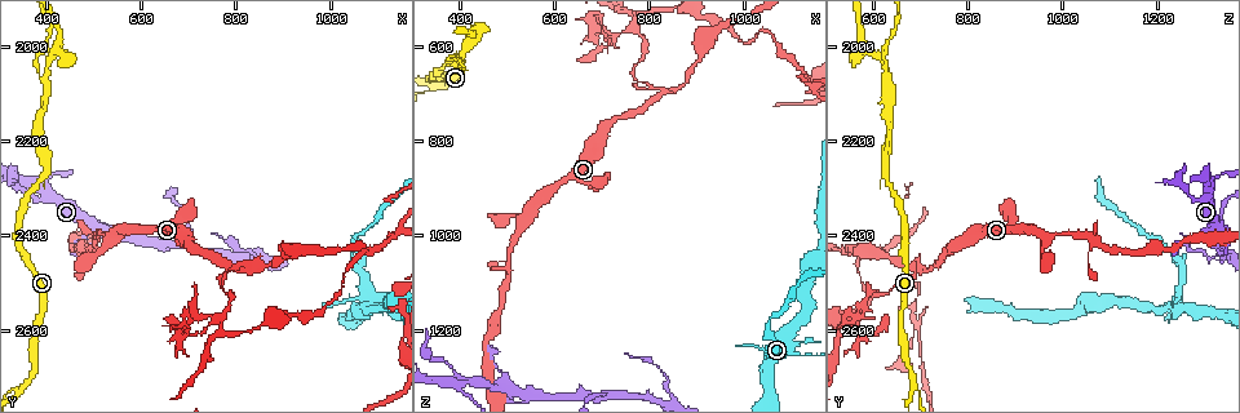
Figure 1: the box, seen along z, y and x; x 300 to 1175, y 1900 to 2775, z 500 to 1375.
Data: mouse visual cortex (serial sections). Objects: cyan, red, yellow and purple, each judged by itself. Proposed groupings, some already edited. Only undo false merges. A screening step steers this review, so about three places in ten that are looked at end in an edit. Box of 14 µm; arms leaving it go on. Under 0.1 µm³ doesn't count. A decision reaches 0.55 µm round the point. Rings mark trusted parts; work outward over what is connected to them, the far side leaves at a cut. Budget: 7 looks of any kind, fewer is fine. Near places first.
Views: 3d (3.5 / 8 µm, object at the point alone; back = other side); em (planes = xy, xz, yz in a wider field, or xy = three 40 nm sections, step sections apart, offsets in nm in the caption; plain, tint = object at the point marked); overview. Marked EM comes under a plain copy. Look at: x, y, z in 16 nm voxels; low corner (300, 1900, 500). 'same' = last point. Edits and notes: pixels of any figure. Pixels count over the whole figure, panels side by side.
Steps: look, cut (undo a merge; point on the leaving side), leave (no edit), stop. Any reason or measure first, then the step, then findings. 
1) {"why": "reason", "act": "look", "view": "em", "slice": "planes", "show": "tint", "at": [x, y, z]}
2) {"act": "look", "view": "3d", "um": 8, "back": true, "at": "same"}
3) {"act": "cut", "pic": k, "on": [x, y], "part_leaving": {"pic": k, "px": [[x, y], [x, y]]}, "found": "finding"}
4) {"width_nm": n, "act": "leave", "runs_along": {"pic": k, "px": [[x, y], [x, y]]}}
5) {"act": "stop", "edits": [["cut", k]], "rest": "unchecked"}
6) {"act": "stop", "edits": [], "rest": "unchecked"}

{"why": "looks like a crossing", "act": "look", "view": "3d", "um": 3.5, "at": [1085, 2525, 1250]}

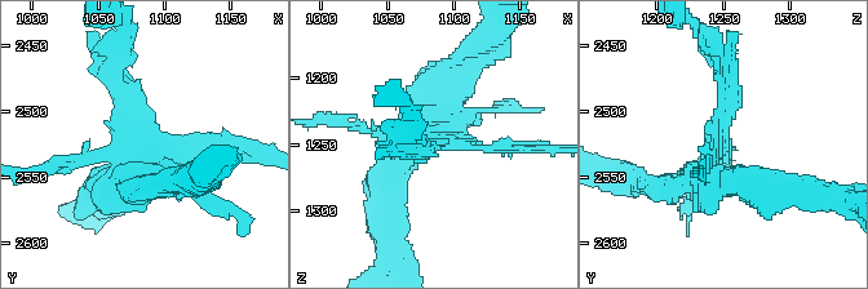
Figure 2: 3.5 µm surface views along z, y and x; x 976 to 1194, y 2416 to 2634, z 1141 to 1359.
{"act": "look", "view": "em", "slice": "planes", "show": "tint", "at": [1080, 2520, 1246]}

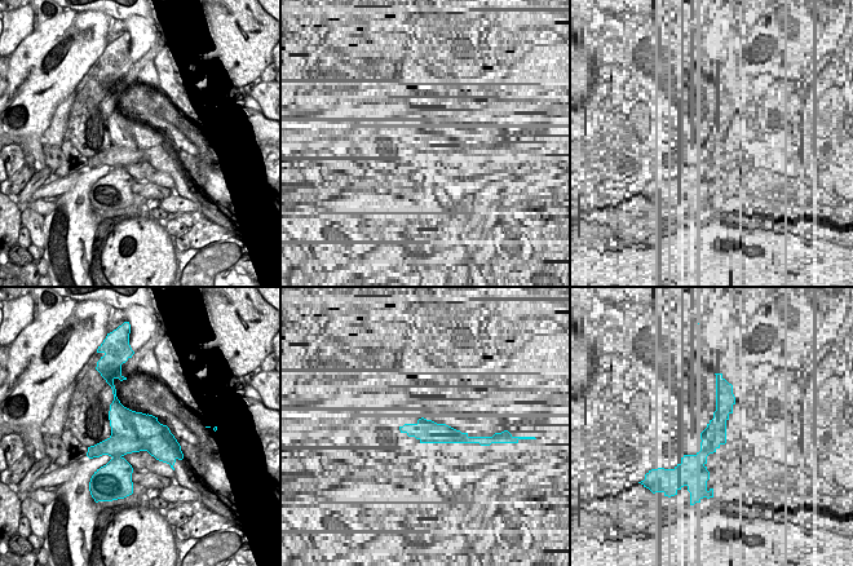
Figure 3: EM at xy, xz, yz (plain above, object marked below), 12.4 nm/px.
{"act": "leave", "runs_along": {"pic": 2, "px": [[718, 66], [718, 149], [665, 185]]}, "found": "continuous, no second cell"}

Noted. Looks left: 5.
{"why": "three-way junction", "act": "look", "view": "3d", "um": 8, "at": [825, 2470, 700]}

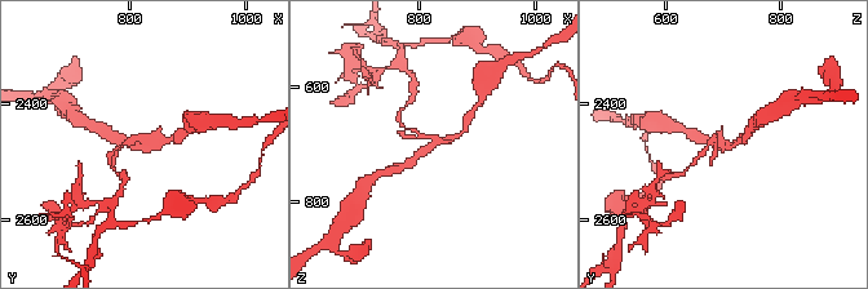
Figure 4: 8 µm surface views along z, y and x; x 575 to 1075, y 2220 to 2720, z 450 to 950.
{"act": "look", "view": "3d", "um": 3.5, "at": [830, 2465, 695]}

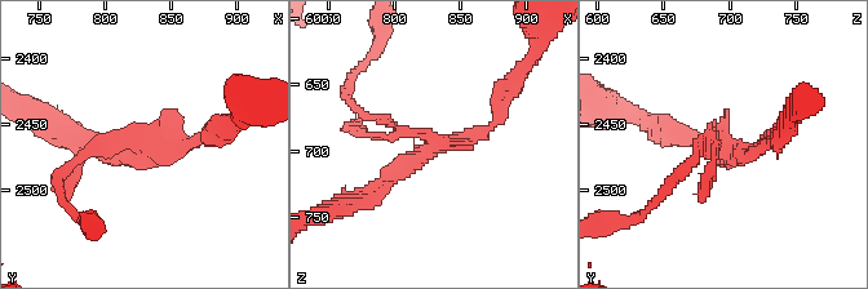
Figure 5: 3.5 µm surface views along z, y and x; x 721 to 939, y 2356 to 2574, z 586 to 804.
{"act": "look", "view": "em", "slice": "xy", "step": 1, "show": "tint", "at": [828, 2468, 696]}

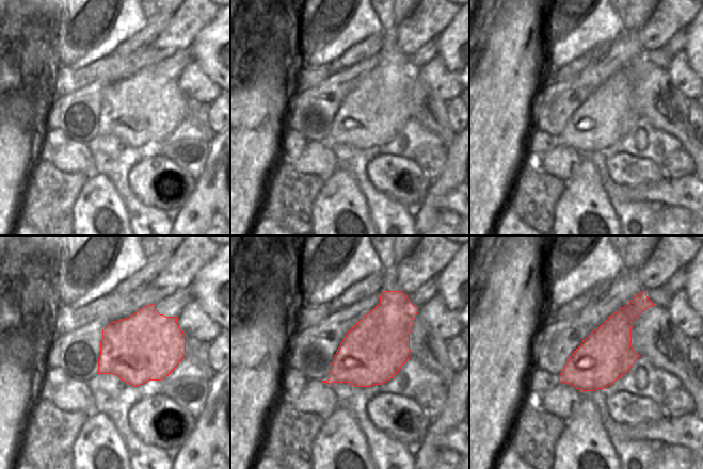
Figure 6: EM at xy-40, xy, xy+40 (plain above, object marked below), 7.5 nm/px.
{"act": "cut", "pic": 5, "on": [687, 164], "border": {"pic": 6, "px": [[416, 312], [376, 324], [362, 319]]}, "found": "a second cell is stuck on"}

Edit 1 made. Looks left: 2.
{"act": "stop", "edits": [["cut", 5]], "rest": "unchecked"}

